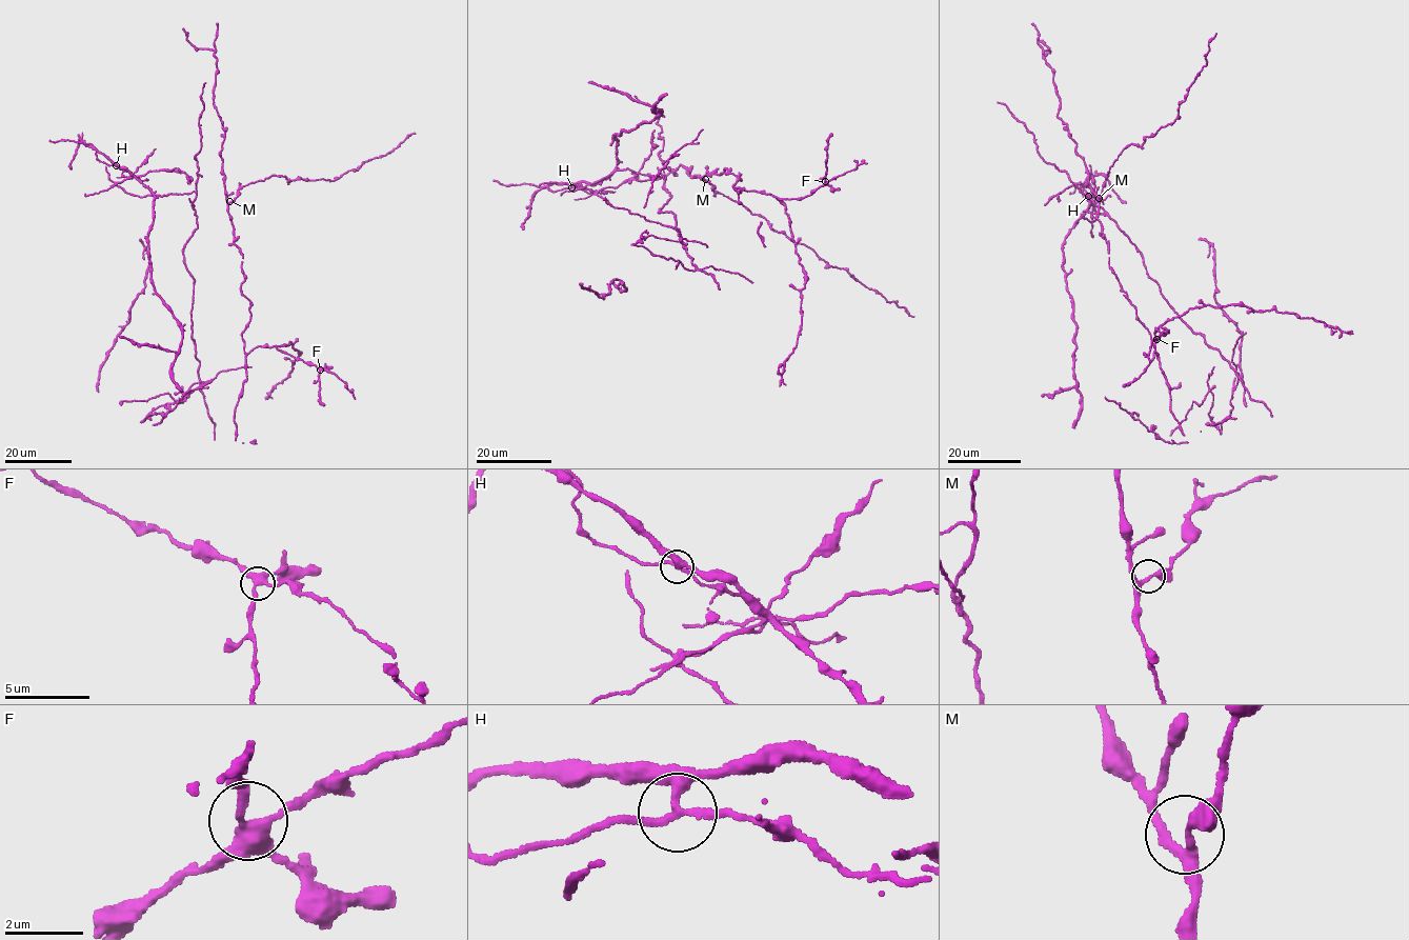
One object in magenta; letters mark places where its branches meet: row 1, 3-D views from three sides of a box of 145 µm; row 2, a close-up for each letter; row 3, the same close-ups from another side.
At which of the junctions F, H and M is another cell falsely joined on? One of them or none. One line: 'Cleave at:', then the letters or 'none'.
Cleave at: H

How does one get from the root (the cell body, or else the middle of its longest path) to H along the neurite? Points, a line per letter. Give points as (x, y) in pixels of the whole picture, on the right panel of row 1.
H: (1112, 219), (1091, 200), (1083, 218), (1090, 202), (1084, 197), (1088, 196)

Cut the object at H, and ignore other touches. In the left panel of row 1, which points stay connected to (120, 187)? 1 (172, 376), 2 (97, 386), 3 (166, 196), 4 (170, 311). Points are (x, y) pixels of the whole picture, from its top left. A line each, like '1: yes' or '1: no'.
1: no
2: no
3: yes
4: no

